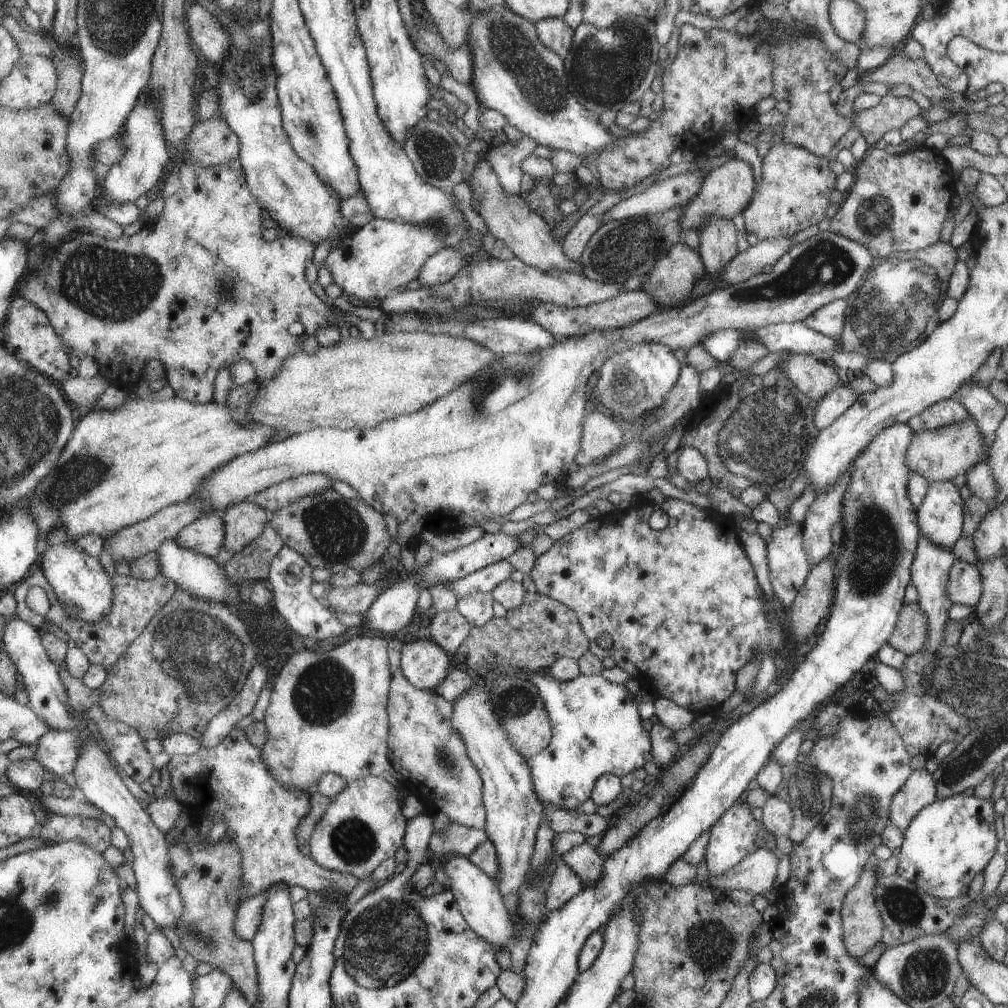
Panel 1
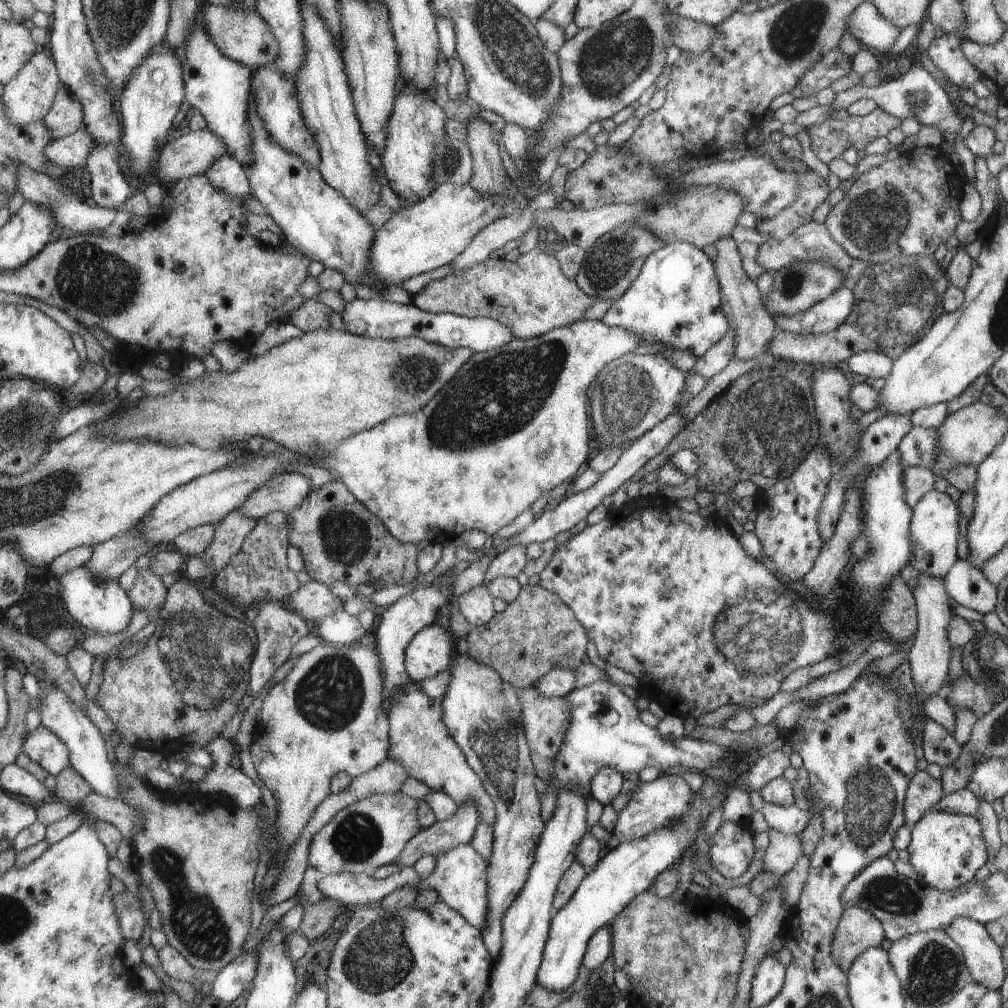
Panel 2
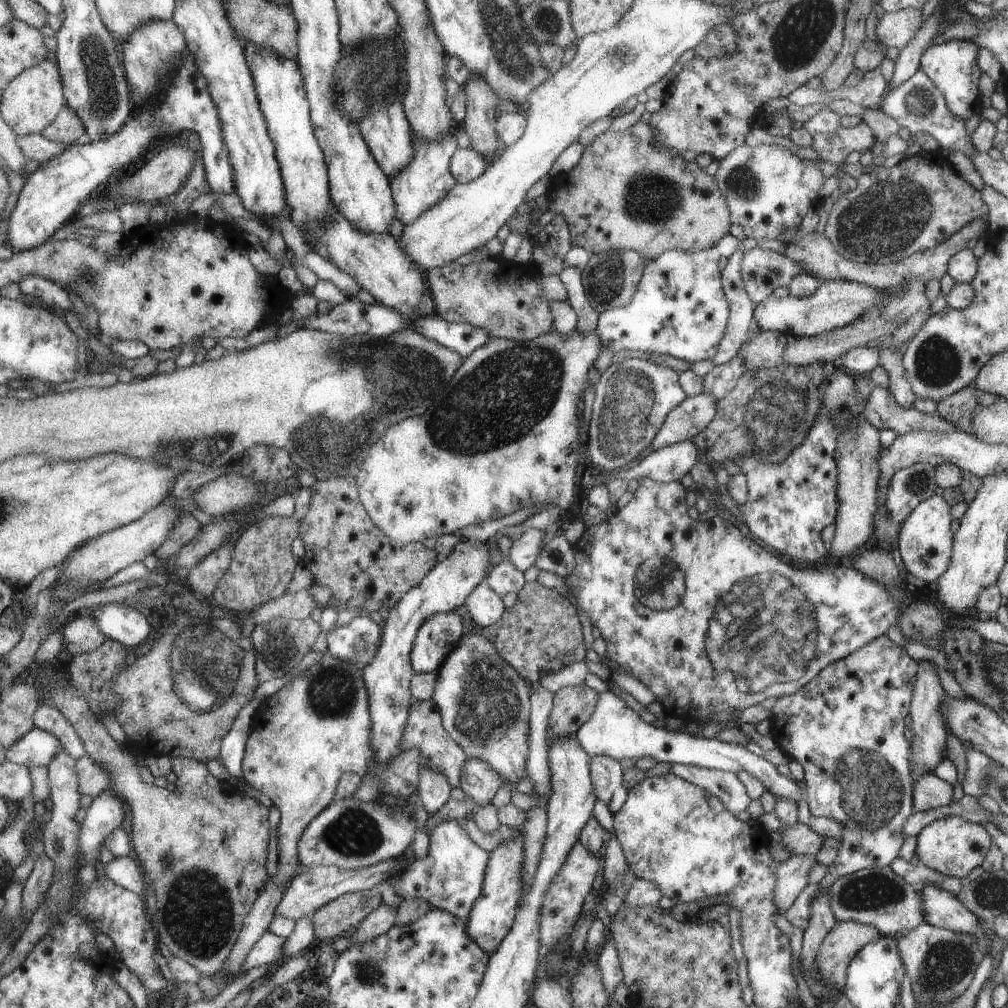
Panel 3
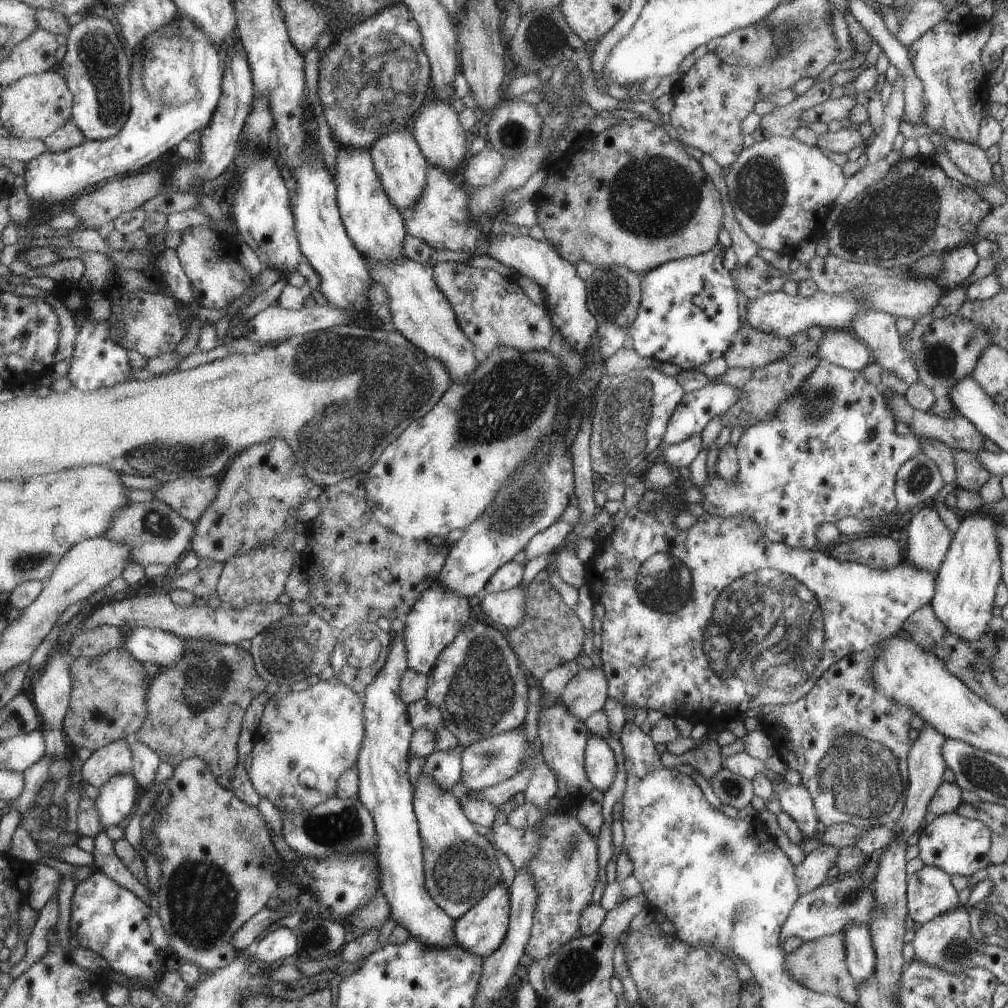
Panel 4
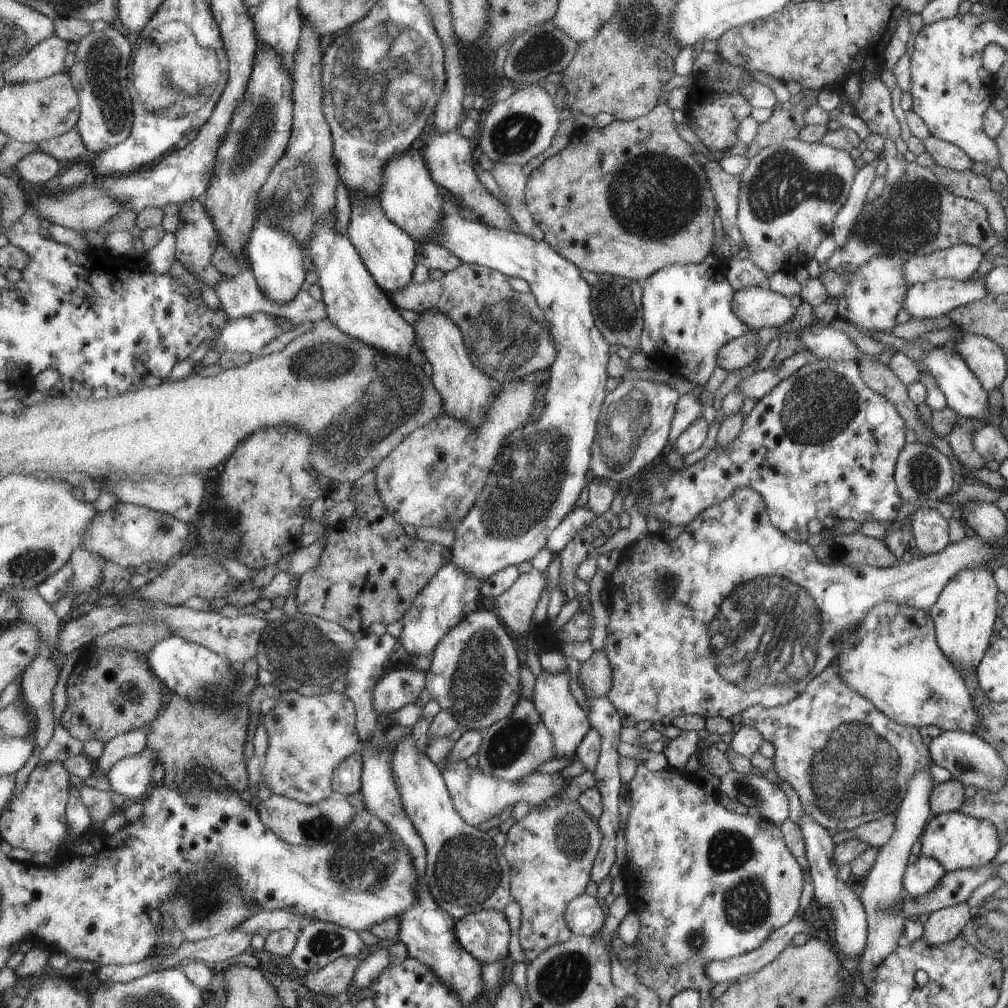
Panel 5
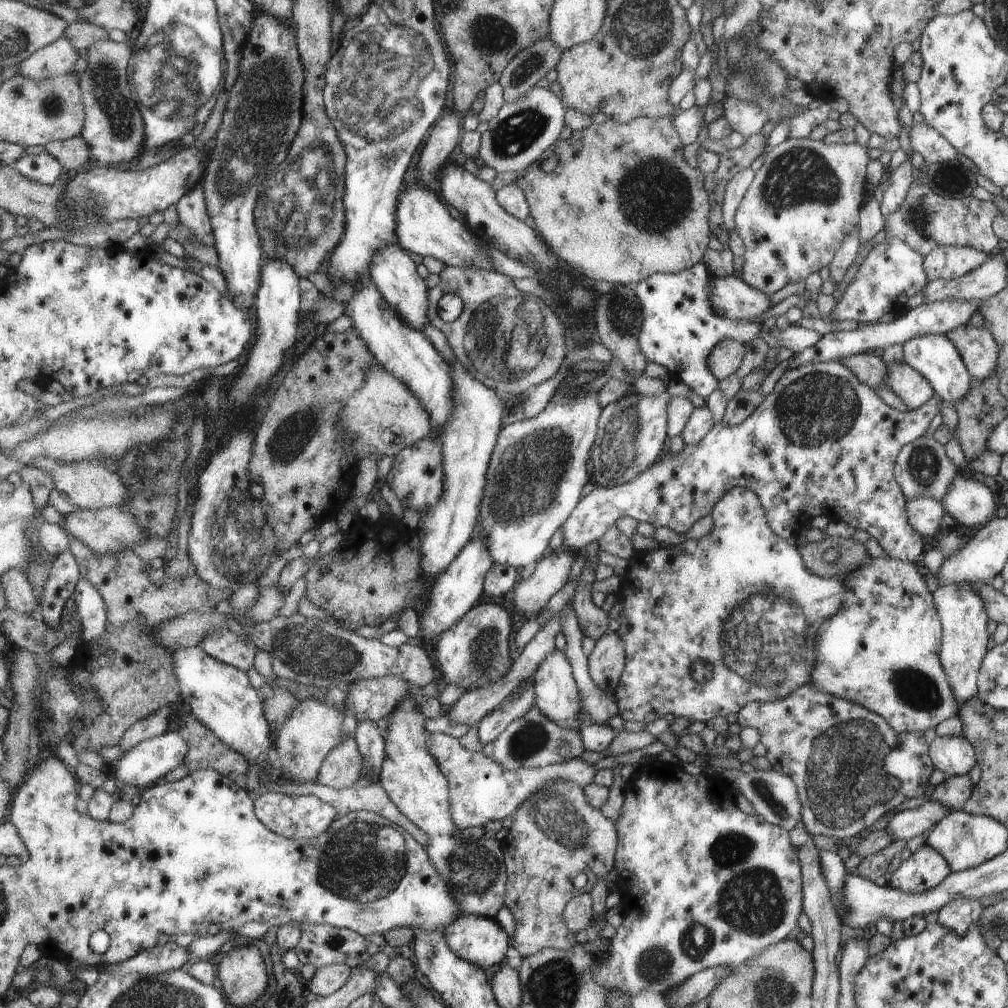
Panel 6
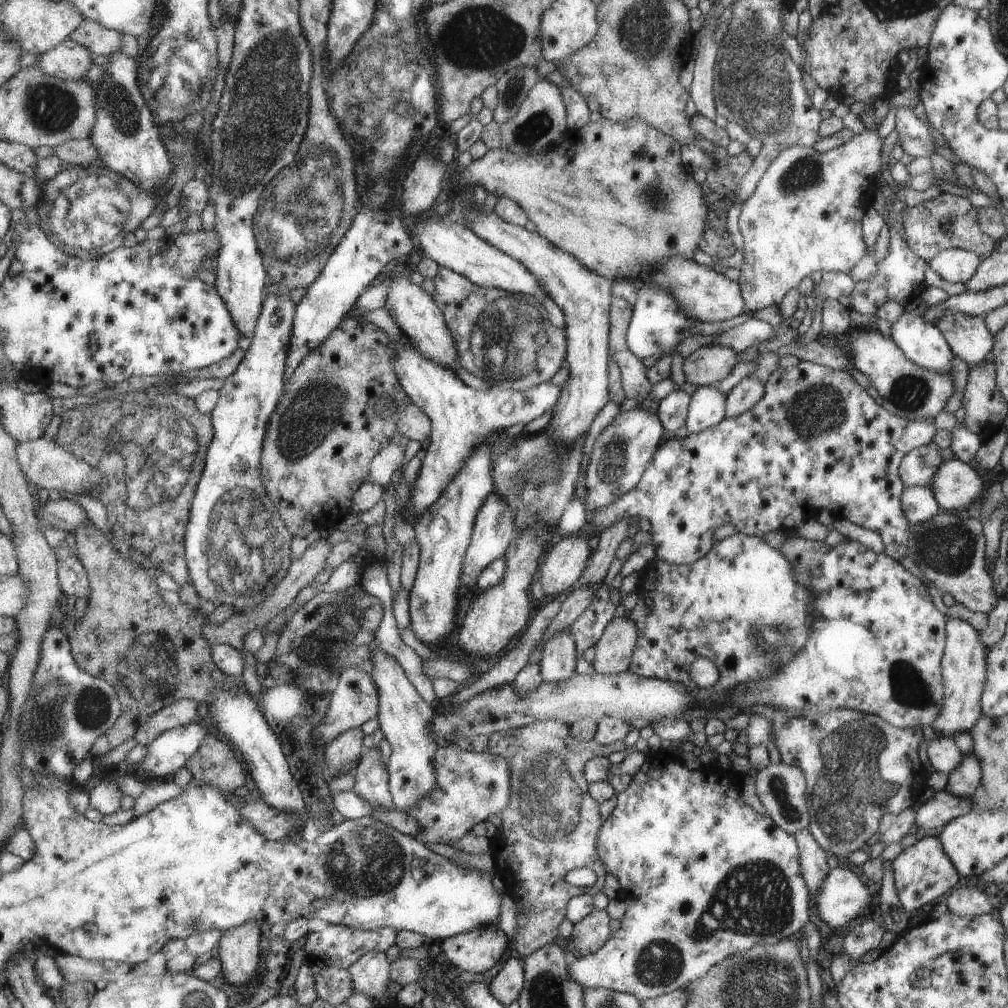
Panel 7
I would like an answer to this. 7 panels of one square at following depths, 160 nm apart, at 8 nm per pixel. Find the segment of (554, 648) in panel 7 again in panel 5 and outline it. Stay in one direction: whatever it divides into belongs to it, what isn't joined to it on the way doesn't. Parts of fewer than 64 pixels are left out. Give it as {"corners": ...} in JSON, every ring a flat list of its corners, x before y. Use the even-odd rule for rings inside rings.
{"corners":[[543,670,536,676,536,686,532,694,533,704,540,720,550,736,552,736,552,748,554,748,554,758,575,758,578,746,584,741,586,734,592,729,586,712,580,708,576,698,570,692,571,674,550,674]]}

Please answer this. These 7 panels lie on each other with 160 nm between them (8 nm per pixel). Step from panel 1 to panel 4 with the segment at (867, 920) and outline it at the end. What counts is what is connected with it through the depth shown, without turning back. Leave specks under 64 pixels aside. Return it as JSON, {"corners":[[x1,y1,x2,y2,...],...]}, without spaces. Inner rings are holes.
{"corners":[[843,930,811,941,804,941,798,949,786,955,785,969,796,982,815,993,840,997,843,1001,858,1006,860,998,860,991,857,989,858,980,850,974]]}

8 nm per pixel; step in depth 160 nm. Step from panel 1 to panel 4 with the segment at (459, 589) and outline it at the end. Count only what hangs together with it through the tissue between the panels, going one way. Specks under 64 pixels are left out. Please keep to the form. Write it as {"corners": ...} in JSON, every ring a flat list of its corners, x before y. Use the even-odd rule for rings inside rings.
{"corners":[[567,521,555,522,548,529,535,535,524,550,527,562,542,554,552,556,565,543,572,528]]}

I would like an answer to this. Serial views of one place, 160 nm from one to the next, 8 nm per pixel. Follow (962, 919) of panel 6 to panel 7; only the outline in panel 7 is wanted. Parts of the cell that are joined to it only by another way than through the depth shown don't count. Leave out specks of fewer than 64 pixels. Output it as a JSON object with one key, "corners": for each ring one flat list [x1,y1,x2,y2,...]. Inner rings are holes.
{"corners":[[962,886,954,890,948,899,948,911,962,917,991,913,994,906,982,886]]}

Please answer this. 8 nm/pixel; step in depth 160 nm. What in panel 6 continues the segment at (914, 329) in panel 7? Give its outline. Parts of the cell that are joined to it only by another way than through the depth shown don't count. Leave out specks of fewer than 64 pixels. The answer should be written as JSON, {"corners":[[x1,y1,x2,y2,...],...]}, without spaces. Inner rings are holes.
{"corners":[[926,335,910,339,904,347,905,363,924,376,945,403,955,405,966,398,974,383,957,347,945,335]]}

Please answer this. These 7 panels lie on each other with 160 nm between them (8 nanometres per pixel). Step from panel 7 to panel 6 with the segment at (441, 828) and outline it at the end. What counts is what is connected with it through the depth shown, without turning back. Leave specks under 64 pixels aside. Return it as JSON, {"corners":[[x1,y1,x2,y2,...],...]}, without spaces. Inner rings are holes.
{"corners":[[440,732,430,734,428,744,430,754,437,760,441,771,448,776,452,819,462,831,485,826,490,821,506,819,530,798,530,794,550,782,576,782,584,789,592,783,597,772,594,765,578,757,546,767,502,770,502,766,494,762,492,757,487,758,483,753,467,750,462,747,458,738]]}

